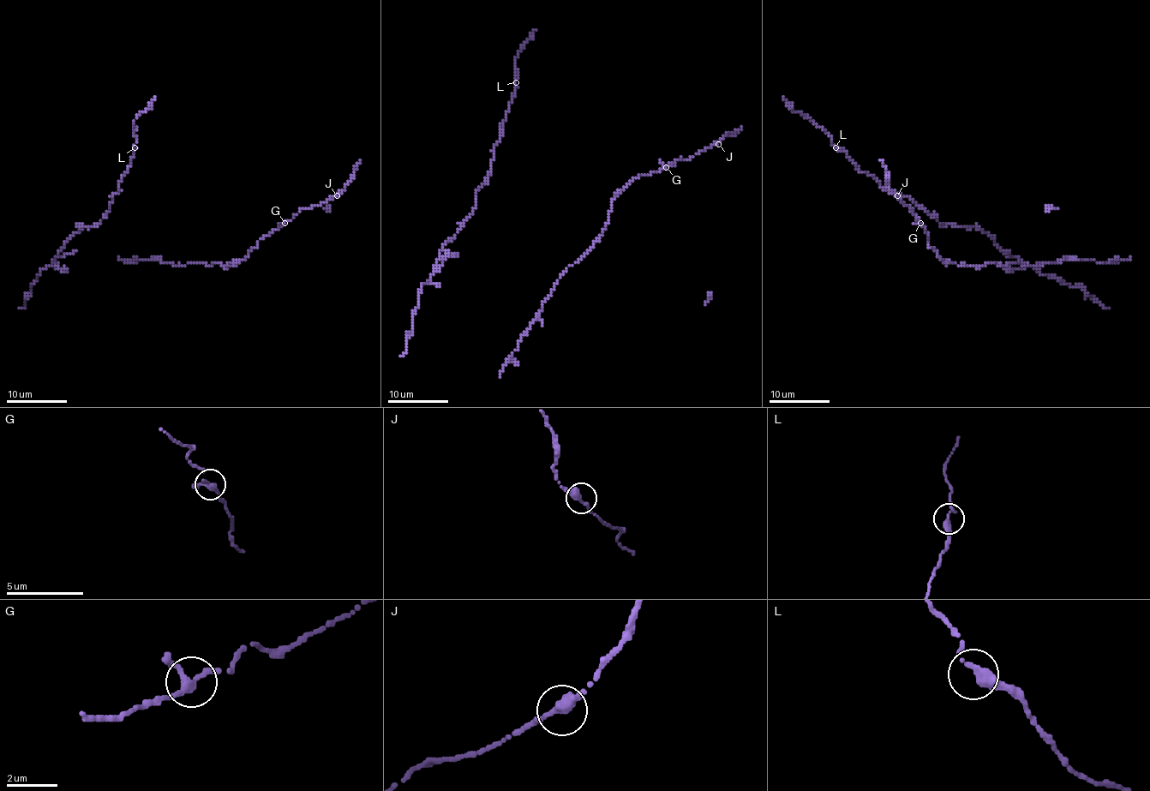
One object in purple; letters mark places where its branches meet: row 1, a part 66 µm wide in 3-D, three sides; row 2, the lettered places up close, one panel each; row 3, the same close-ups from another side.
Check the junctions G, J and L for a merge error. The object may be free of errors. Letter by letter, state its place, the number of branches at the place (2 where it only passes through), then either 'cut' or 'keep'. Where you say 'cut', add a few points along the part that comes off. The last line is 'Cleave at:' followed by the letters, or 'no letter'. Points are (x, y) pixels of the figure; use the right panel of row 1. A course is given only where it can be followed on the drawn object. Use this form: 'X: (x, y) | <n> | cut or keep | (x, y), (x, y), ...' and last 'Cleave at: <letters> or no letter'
G: (920, 223) | 2 | keep
J: (897, 195) | 2 | keep
L: (835, 147) | 2 | keep
Cleave at: no letter

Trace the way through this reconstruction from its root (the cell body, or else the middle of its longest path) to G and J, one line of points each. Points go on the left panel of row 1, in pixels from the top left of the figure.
G: (139, 260), (158, 259), (172, 265), (220, 263), (226, 268), (242, 260), (260, 239), (284, 223)
J: (139, 260), (220, 263), (226, 268), (302, 209), (337, 195)

